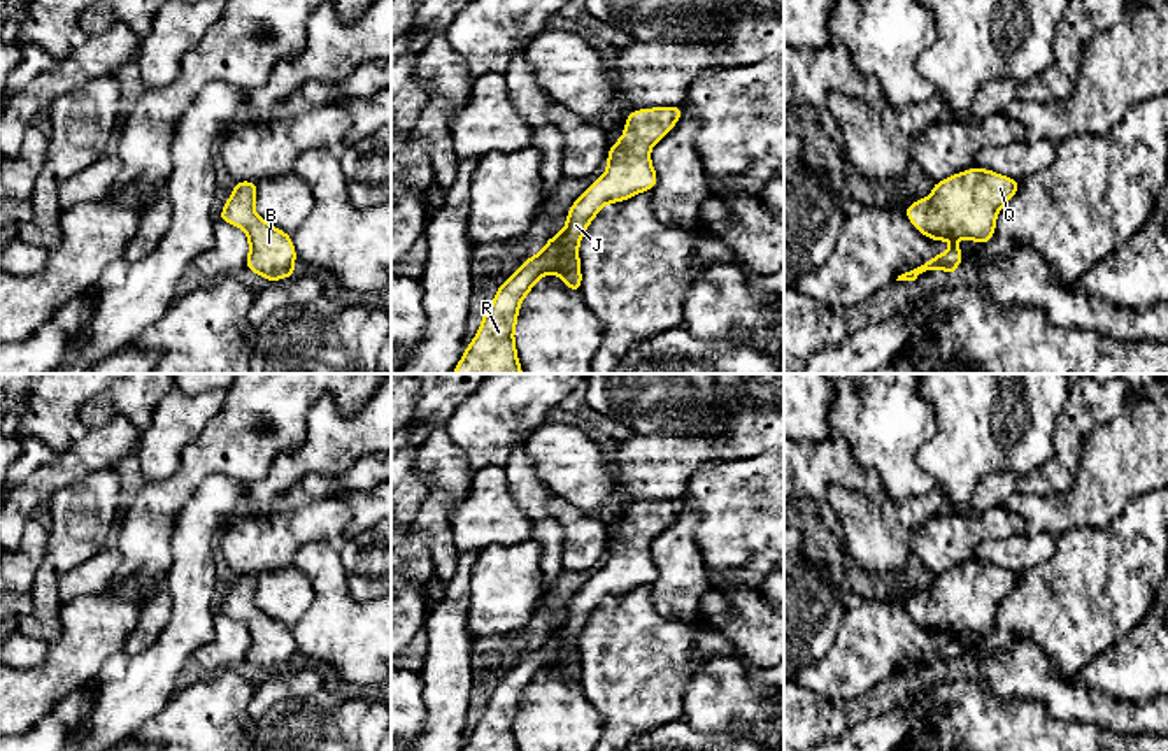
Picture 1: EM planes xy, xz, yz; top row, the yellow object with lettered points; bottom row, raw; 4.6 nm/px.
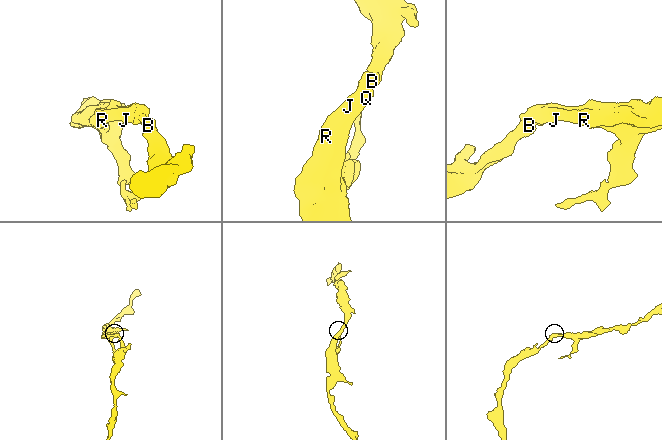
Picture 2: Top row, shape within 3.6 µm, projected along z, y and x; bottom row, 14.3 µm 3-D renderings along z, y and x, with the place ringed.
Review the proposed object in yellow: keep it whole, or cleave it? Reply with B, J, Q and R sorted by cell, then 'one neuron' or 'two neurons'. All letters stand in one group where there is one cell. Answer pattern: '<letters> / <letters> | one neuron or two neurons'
B J Q R | one neuron

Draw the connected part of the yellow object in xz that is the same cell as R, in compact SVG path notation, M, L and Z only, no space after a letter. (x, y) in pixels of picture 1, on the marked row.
M682 105L637 109L626 116L626 130L610 144L605 174L570 205L563 230L500 284L452 374L523 374L514 332L524 297L547 274L561 277L570 291L580 291L579 246L589 223L607 204L624 202L658 184L651 149L680 118Z

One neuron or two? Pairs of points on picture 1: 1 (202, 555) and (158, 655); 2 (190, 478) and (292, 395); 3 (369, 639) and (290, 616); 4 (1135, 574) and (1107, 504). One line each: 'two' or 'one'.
1: one
2: one
3: two
4: two

